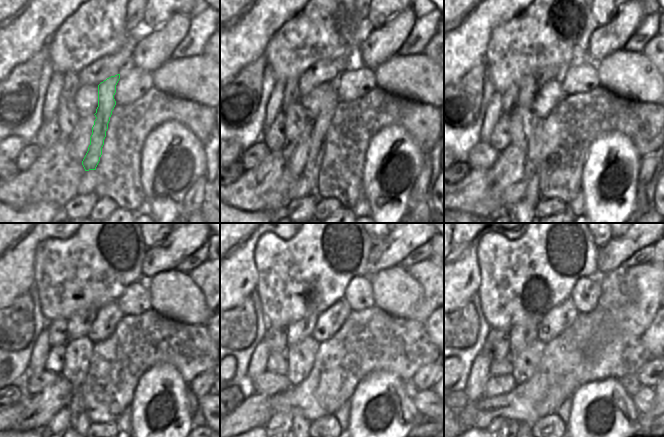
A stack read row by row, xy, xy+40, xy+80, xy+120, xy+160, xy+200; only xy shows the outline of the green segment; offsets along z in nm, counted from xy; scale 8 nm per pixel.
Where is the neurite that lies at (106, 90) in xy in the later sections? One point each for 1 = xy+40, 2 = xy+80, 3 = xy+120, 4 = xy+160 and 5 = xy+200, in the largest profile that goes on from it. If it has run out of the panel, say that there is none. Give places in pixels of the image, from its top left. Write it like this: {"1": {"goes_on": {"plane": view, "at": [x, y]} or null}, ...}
{"1": {"goes_on": {"plane": "xy+40", "at": [320, 125]}}, "2": {"goes_on": {"plane": "xy+80", "at": [531, 195]}}, "3": {"goes_on": {"plane": "xy+120", "at": [79, 420]}}, "4": {"goes_on": {"plane": "xy+160", "at": [300, 426]}}, "5": {"goes_on": {"plane": "xy+200", "at": [522, 426]}}}

